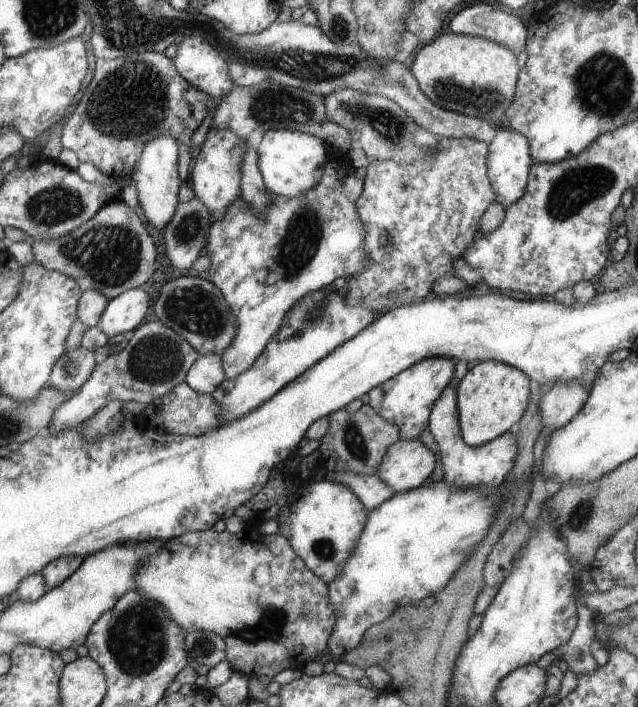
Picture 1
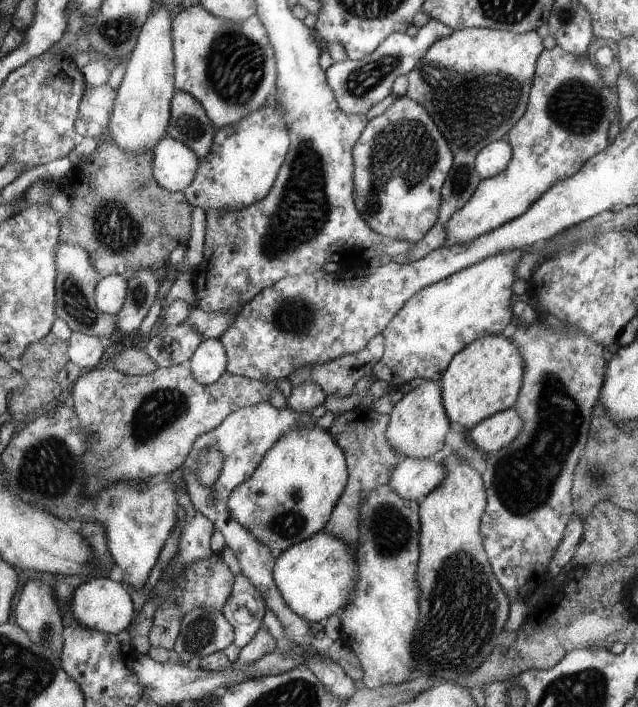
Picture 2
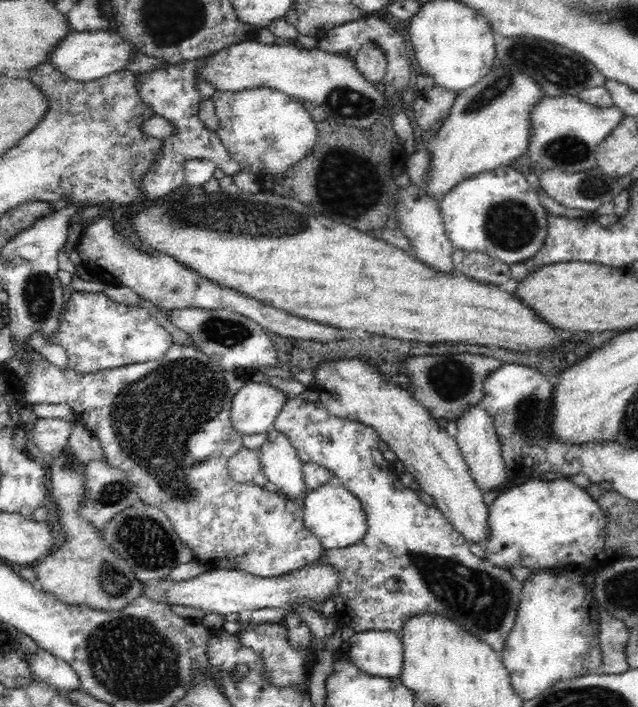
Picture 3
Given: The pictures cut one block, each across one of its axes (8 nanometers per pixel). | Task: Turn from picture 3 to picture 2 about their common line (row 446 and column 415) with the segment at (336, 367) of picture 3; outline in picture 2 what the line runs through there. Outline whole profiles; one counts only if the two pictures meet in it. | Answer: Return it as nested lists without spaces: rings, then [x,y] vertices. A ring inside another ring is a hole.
[[[421,380],[399,402],[395,402],[388,426],[388,442],[401,458],[428,459],[444,446],[444,436],[450,428],[447,411],[442,406],[441,385],[431,380]]]

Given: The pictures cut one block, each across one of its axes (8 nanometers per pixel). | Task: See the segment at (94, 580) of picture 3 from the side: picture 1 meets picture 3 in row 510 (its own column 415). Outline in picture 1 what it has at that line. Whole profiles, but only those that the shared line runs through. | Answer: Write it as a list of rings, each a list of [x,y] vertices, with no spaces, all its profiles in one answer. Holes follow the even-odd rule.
[[[446,30],[430,43],[422,44],[409,68],[430,102],[471,117],[498,124],[517,92],[518,62],[514,50],[482,37]]]

